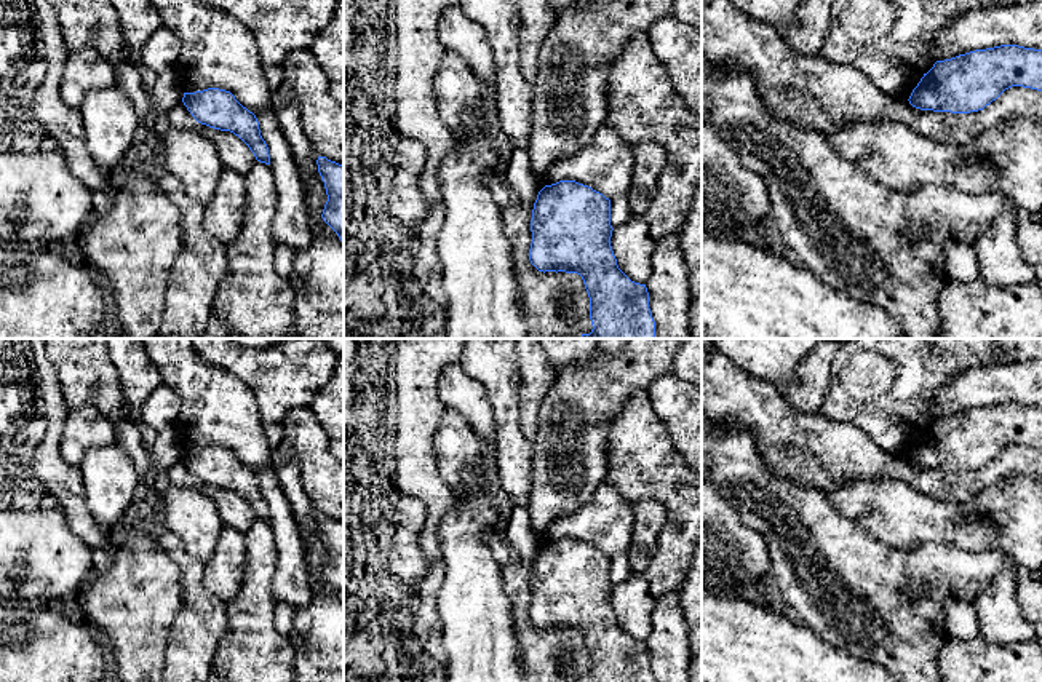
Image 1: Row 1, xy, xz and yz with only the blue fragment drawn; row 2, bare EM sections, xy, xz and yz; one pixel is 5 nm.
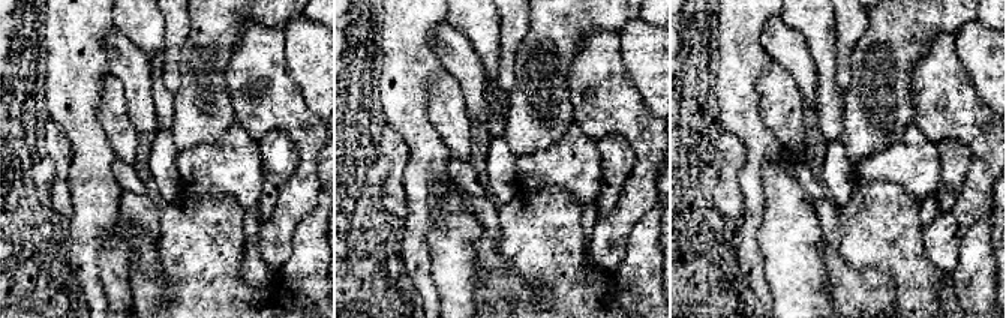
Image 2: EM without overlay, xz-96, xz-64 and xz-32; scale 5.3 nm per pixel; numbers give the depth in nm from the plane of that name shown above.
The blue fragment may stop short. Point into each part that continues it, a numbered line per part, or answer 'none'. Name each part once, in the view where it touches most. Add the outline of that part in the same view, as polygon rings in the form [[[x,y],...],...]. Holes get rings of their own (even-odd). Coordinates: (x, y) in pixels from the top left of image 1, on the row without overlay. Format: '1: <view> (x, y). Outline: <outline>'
none

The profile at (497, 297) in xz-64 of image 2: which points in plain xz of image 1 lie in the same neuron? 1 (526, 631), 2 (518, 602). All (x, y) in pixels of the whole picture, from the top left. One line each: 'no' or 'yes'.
1: yes
2: yes

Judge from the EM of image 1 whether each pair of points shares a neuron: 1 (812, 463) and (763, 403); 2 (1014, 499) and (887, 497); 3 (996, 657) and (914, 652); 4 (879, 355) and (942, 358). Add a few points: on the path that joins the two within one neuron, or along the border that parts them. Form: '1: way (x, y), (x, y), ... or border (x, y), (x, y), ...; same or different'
1: way (799, 449), (769, 417); same
2: way (982, 507), (961, 508), (958, 511), (919, 511); same
3: border (950, 638), (942, 646), (935, 665); different
4: way (895, 355), (926, 355); same

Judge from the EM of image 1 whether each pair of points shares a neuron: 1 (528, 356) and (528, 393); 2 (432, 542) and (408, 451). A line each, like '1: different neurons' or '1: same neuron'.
1: same neuron
2: same neuron

